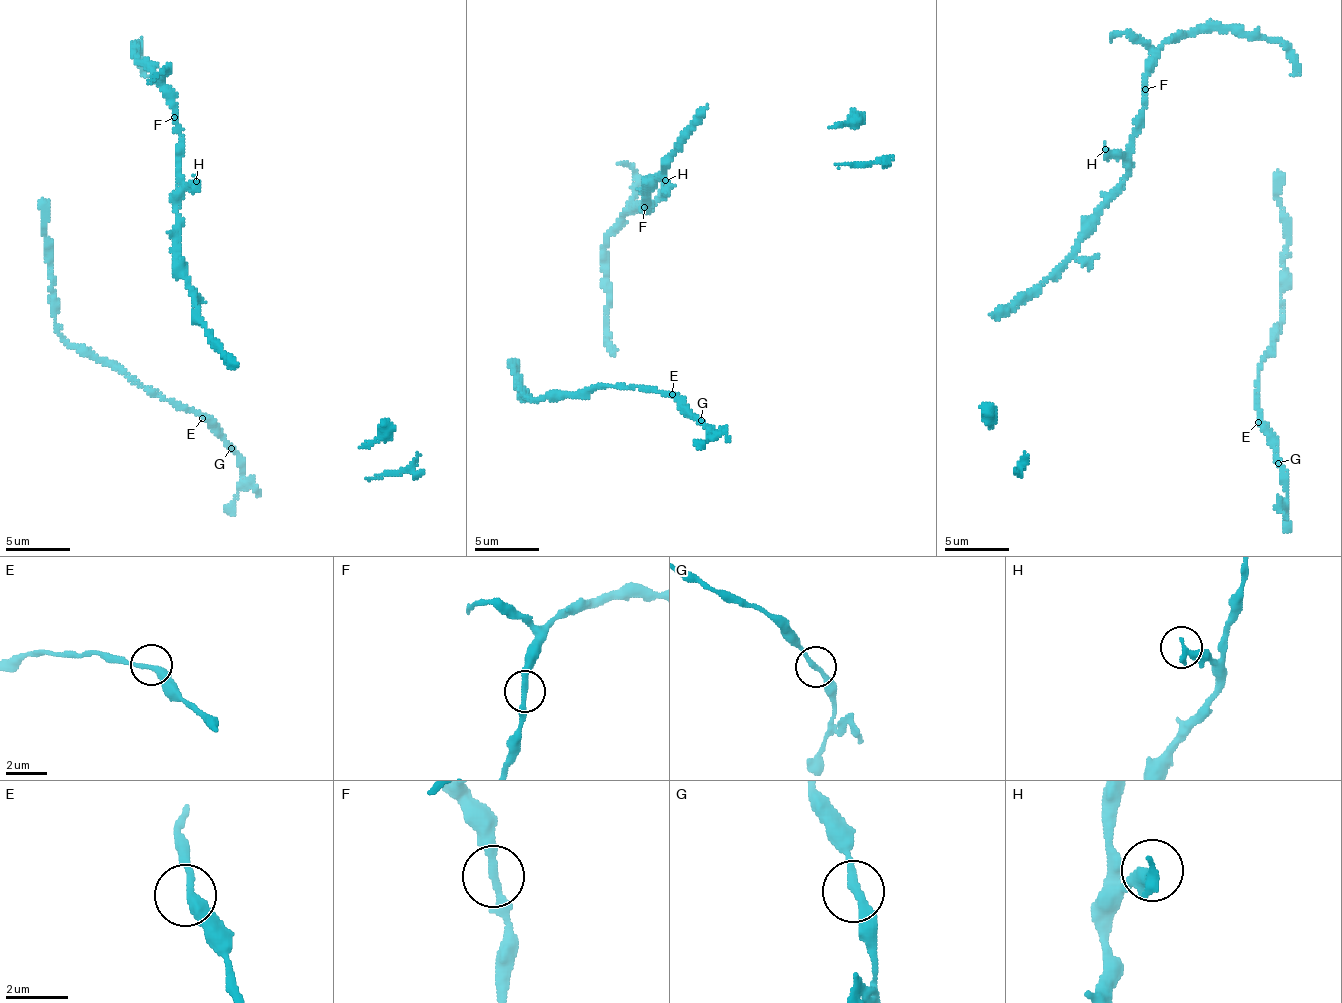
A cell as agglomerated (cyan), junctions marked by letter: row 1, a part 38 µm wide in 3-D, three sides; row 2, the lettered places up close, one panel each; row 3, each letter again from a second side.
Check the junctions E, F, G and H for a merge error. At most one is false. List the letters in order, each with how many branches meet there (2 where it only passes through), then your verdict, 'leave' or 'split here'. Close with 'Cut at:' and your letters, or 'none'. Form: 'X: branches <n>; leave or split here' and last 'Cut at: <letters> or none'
E: branches 2; leave
F: branches 2; leave
G: branches 2; leave
H: branches 1; leave
Cut at: none

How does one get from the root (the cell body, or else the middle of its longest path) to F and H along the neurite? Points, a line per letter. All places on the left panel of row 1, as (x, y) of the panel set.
F: (138, 50), (135, 47), (135, 56), (154, 75), (174, 110), (174, 116)
H: (138, 50), (135, 47), (135, 56), (154, 75), (174, 110), (180, 135), (180, 176), (190, 186), (196, 181)

